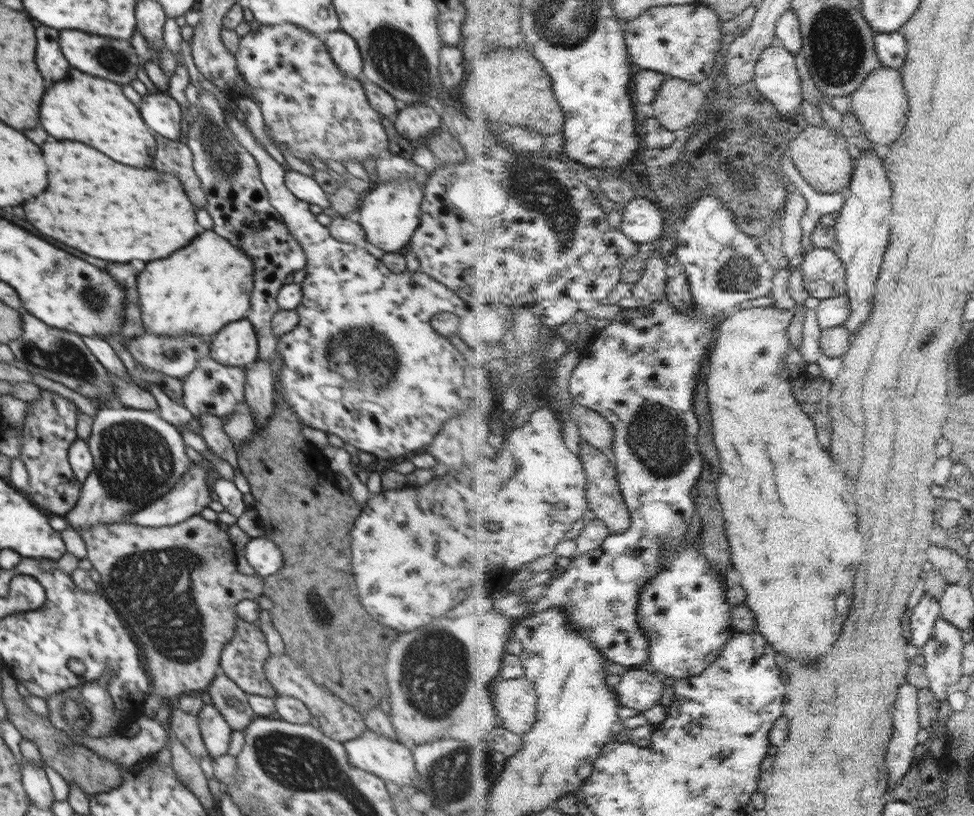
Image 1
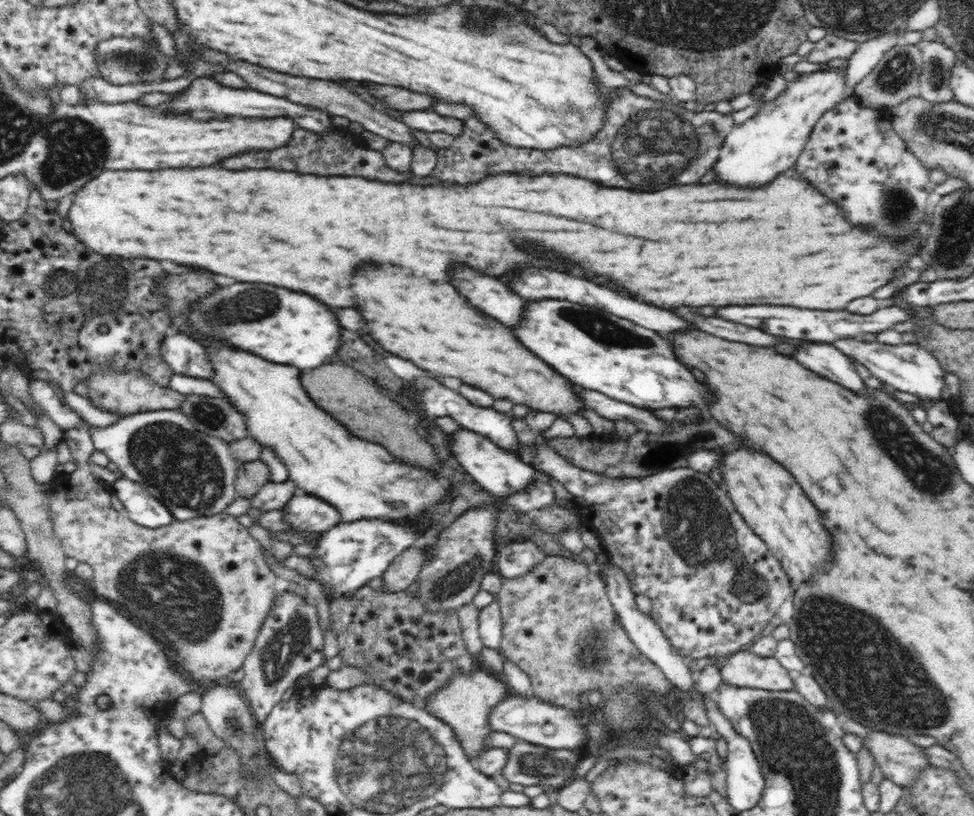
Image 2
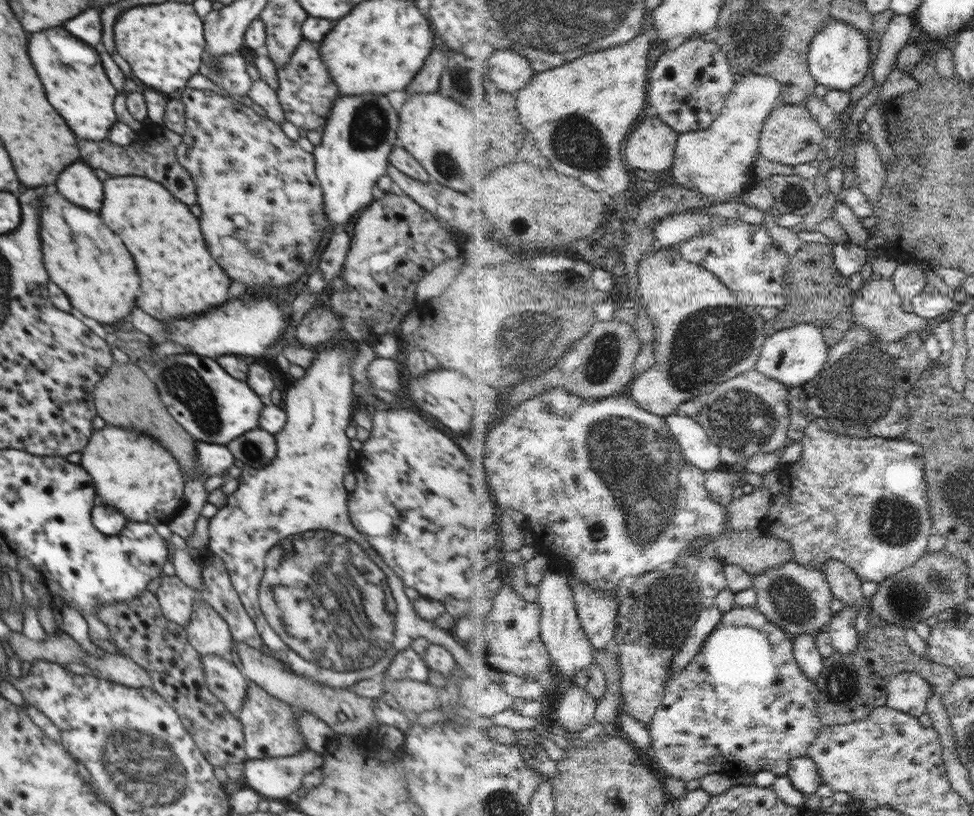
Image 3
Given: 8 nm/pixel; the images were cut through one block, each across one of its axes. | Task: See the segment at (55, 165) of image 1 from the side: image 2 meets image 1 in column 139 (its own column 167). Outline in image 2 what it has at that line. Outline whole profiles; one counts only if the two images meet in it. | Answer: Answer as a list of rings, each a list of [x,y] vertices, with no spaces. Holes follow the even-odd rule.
[[[210,166],[210,168],[168,168],[168,170],[104,170],[100,176],[96,176],[94,180],[90,180],[90,182],[86,182],[84,184],[84,188],[80,188],[76,194],[72,195],[73,203],[70,205],[70,212],[66,217],[66,221],[69,222],[70,231],[84,246],[87,246],[90,251],[97,252],[98,254],[108,256],[108,254],[114,254],[114,257],[122,256],[122,258],[156,258],[156,260],[174,260],[174,262],[178,262],[178,264],[188,264],[188,266],[196,266],[196,268],[206,268],[206,270],[210,270],[210,272],[216,272],[216,274],[224,274],[224,276],[230,276],[230,278],[234,278],[234,280],[238,280],[238,282],[264,282],[264,284],[276,284],[276,286],[282,286],[282,288],[288,288],[288,290],[296,290],[296,292],[304,292],[304,294],[310,294],[310,296],[316,296],[318,300],[322,300],[324,304],[328,304],[328,306],[332,306],[332,308],[356,308],[356,298],[352,298],[352,290],[348,290],[348,286],[340,286],[340,284],[348,284],[348,280],[350,280],[350,276],[352,276],[352,272],[354,272],[354,268],[356,266],[360,266],[360,262],[392,262],[392,264],[396,264],[396,266],[400,266],[400,268],[412,268],[416,274],[420,274],[420,276],[426,276],[428,280],[432,280],[432,282],[448,282],[448,270],[450,270],[450,266],[452,266],[452,262],[466,262],[466,264],[470,264],[472,268],[476,268],[476,270],[484,270],[484,274],[492,274],[492,276],[506,276],[506,274],[510,274],[512,270],[518,270],[518,268],[522,268],[522,266],[548,266],[548,268],[556,268],[556,270],[564,270],[562,266],[550,266],[548,262],[544,262],[544,260],[532,260],[532,258],[528,258],[526,256],[526,252],[524,250],[520,250],[520,248],[516,248],[516,244],[520,242],[520,240],[532,240],[532,242],[536,242],[538,246],[542,246],[542,250],[544,248],[548,248],[548,250],[556,250],[556,252],[560,252],[562,256],[566,256],[566,258],[570,258],[570,260],[574,260],[574,262],[578,262],[580,266],[584,266],[586,270],[594,270],[596,274],[600,274],[600,276],[604,276],[604,278],[612,278],[612,280],[616,280],[618,284],[622,284],[622,286],[626,286],[630,292],[636,292],[642,300],[646,300],[648,304],[652,304],[652,306],[660,306],[660,308],[670,308],[670,306],[682,306],[682,304],[686,304],[686,306],[734,306],[734,304],[776,304],[776,306],[796,306],[796,308],[810,308],[810,310],[844,310],[847,307],[847,304],[854,300],[855,298],[862,296],[870,296],[874,290],[878,290],[884,284],[888,284],[890,282],[890,278],[894,276],[894,272],[898,270],[898,268],[902,268],[906,262],[908,262],[908,258],[922,246],[922,242],[916,238],[914,242],[910,242],[910,244],[900,244],[900,246],[896,246],[896,244],[890,244],[888,240],[884,240],[884,238],[878,238],[874,232],[870,232],[870,230],[860,230],[860,228],[856,228],[856,226],[848,226],[848,222],[844,222],[844,216],[840,214],[840,208],[834,204],[834,202],[828,202],[826,197],[818,192],[818,189],[814,188],[805,178],[800,178],[797,174],[795,174],[792,169],[784,172],[784,174],[780,174],[778,178],[774,178],[774,182],[770,182],[768,186],[762,186],[762,188],[756,188],[756,190],[744,190],[744,188],[734,188],[734,186],[720,186],[720,184],[708,184],[708,186],[672,186],[672,188],[668,188],[668,190],[660,190],[660,192],[630,192],[630,190],[620,190],[620,188],[610,188],[604,185],[600,185],[596,182],[592,182],[586,178],[580,178],[578,176],[572,176],[570,174],[540,174],[538,176],[532,176],[531,174],[490,174],[490,176],[484,176],[480,182],[474,182],[474,184],[466,184],[466,185],[458,185],[454,184],[437,184],[430,186],[420,186],[420,185],[412,185],[410,183],[390,183],[384,184],[384,182],[374,182],[374,180],[366,180],[366,178],[360,178],[354,176],[330,176],[330,178],[326,178],[326,176],[312,176],[312,174],[298,174],[298,172],[278,172],[278,170],[240,170],[240,172],[234,172],[234,170],[226,170],[226,168],[214,168],[214,166]]]

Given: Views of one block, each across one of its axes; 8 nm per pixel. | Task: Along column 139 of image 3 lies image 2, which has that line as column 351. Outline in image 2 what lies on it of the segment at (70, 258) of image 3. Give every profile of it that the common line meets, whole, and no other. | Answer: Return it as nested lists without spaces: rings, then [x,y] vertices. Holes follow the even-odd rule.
[[[364,264],[352,276],[350,288],[358,300],[360,314],[366,320],[370,334],[387,354],[412,361],[418,368],[431,370],[436,377],[460,378],[463,383],[488,391],[495,399],[506,398],[513,404],[528,405],[529,409],[552,412],[558,418],[570,413],[580,414],[583,409],[588,409],[576,398],[572,386],[564,382],[564,378],[560,378],[560,374],[556,374],[546,362],[540,362],[536,354],[530,354],[528,348],[516,340],[510,328],[480,312],[462,294],[458,294],[454,286],[426,282],[426,278],[416,276],[412,270],[392,264]]]

